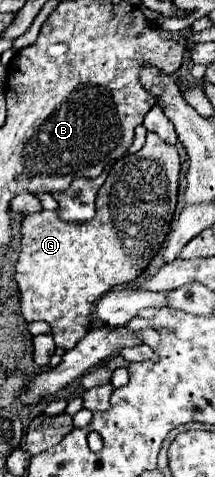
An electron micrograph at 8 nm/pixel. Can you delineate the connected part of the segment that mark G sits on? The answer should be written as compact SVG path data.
M149 131L147 141L141 151L125 155L119 159L103 187L97 193L97 213L91 221L85 223L67 223L59 219L59 209L39 211L23 219L21 229L21 255L17 263L17 285L21 293L21 315L27 321L47 321L51 325L53 339L57 347L75 347L79 339L89 329L89 317L95 309L95 303L103 293L111 291L115 285L133 281L159 251L173 211L177 205L177 187L179 187L179 153L175 145L165 143L157 133Z

